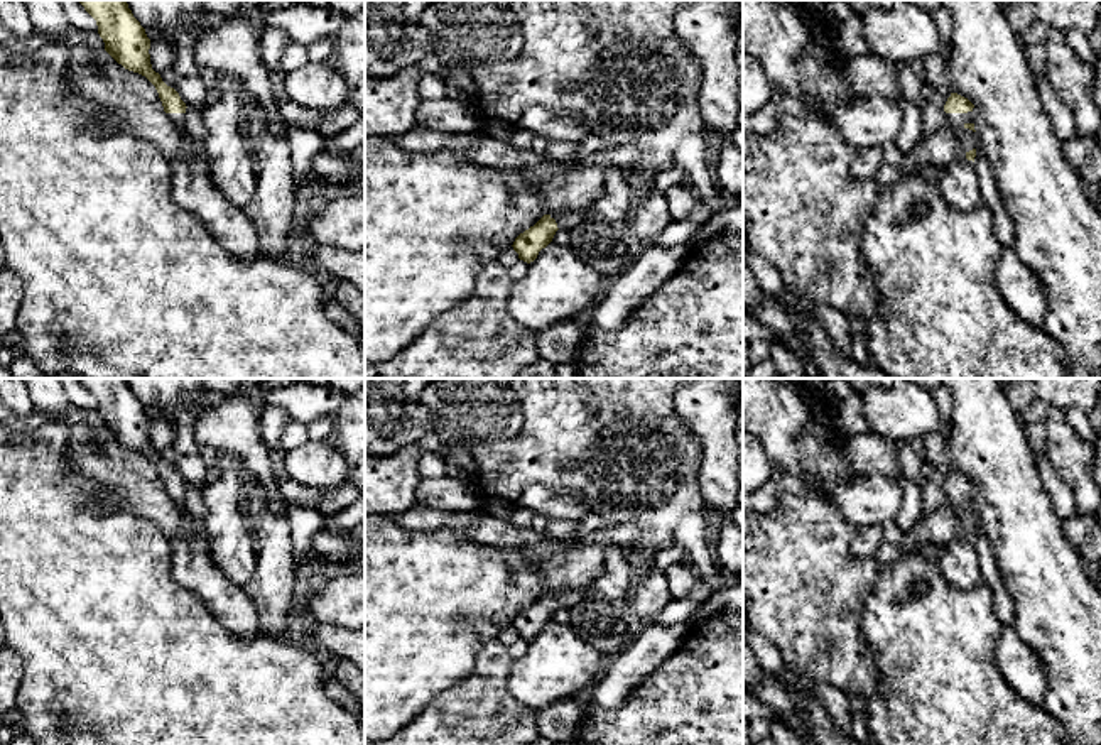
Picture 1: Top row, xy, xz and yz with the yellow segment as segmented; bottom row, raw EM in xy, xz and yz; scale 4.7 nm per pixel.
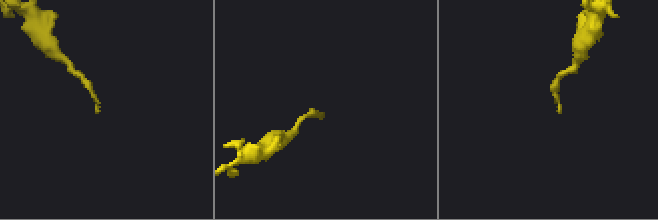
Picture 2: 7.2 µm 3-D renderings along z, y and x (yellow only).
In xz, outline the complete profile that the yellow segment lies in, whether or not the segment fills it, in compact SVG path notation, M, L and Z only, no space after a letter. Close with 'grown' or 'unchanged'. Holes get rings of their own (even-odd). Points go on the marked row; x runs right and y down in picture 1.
M559 209L544 215L534 226L520 233L513 242L518 258L530 264L545 248L557 230L571 230L581 221L581 211Z | grown

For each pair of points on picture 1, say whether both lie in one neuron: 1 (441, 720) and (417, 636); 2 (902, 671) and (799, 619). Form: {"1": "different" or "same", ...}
{"1": "different", "2": "different"}

